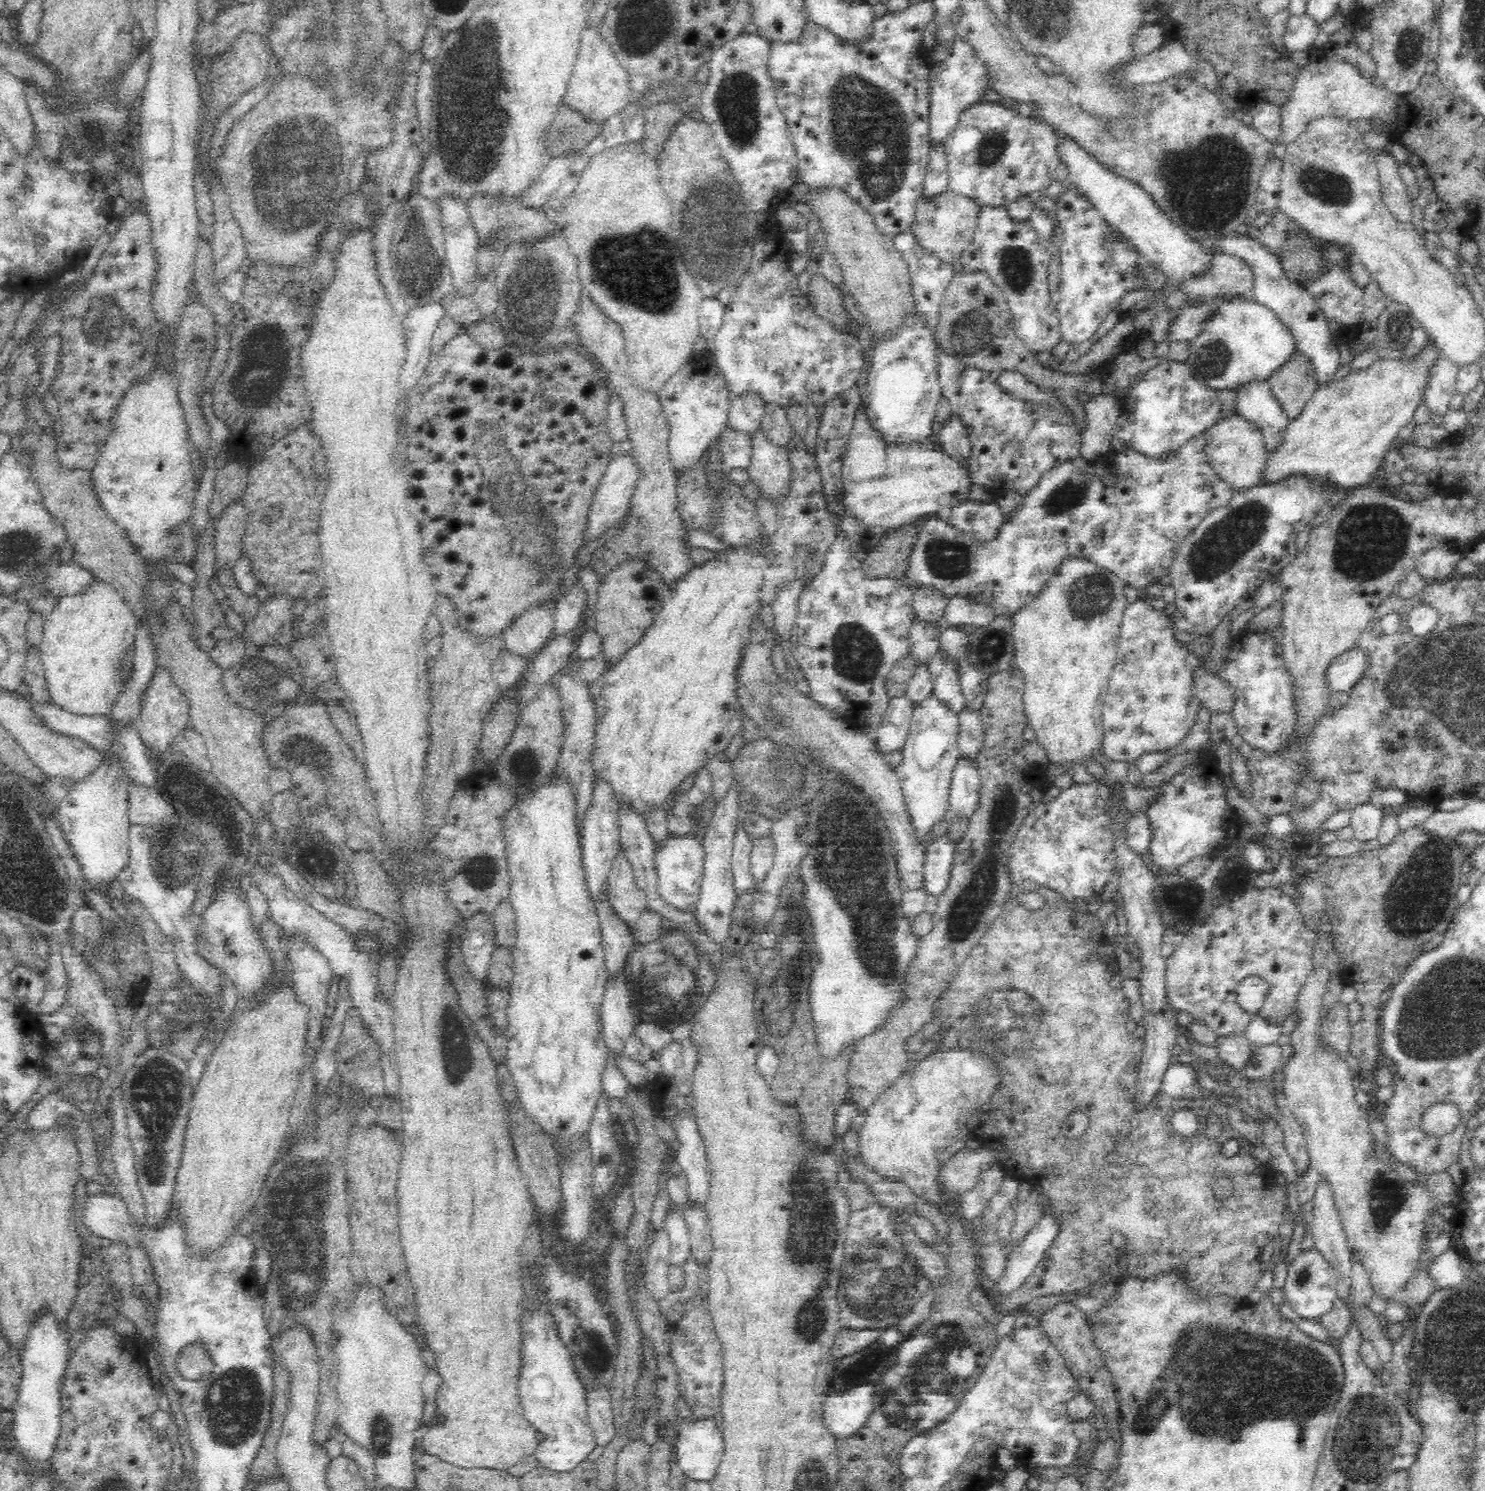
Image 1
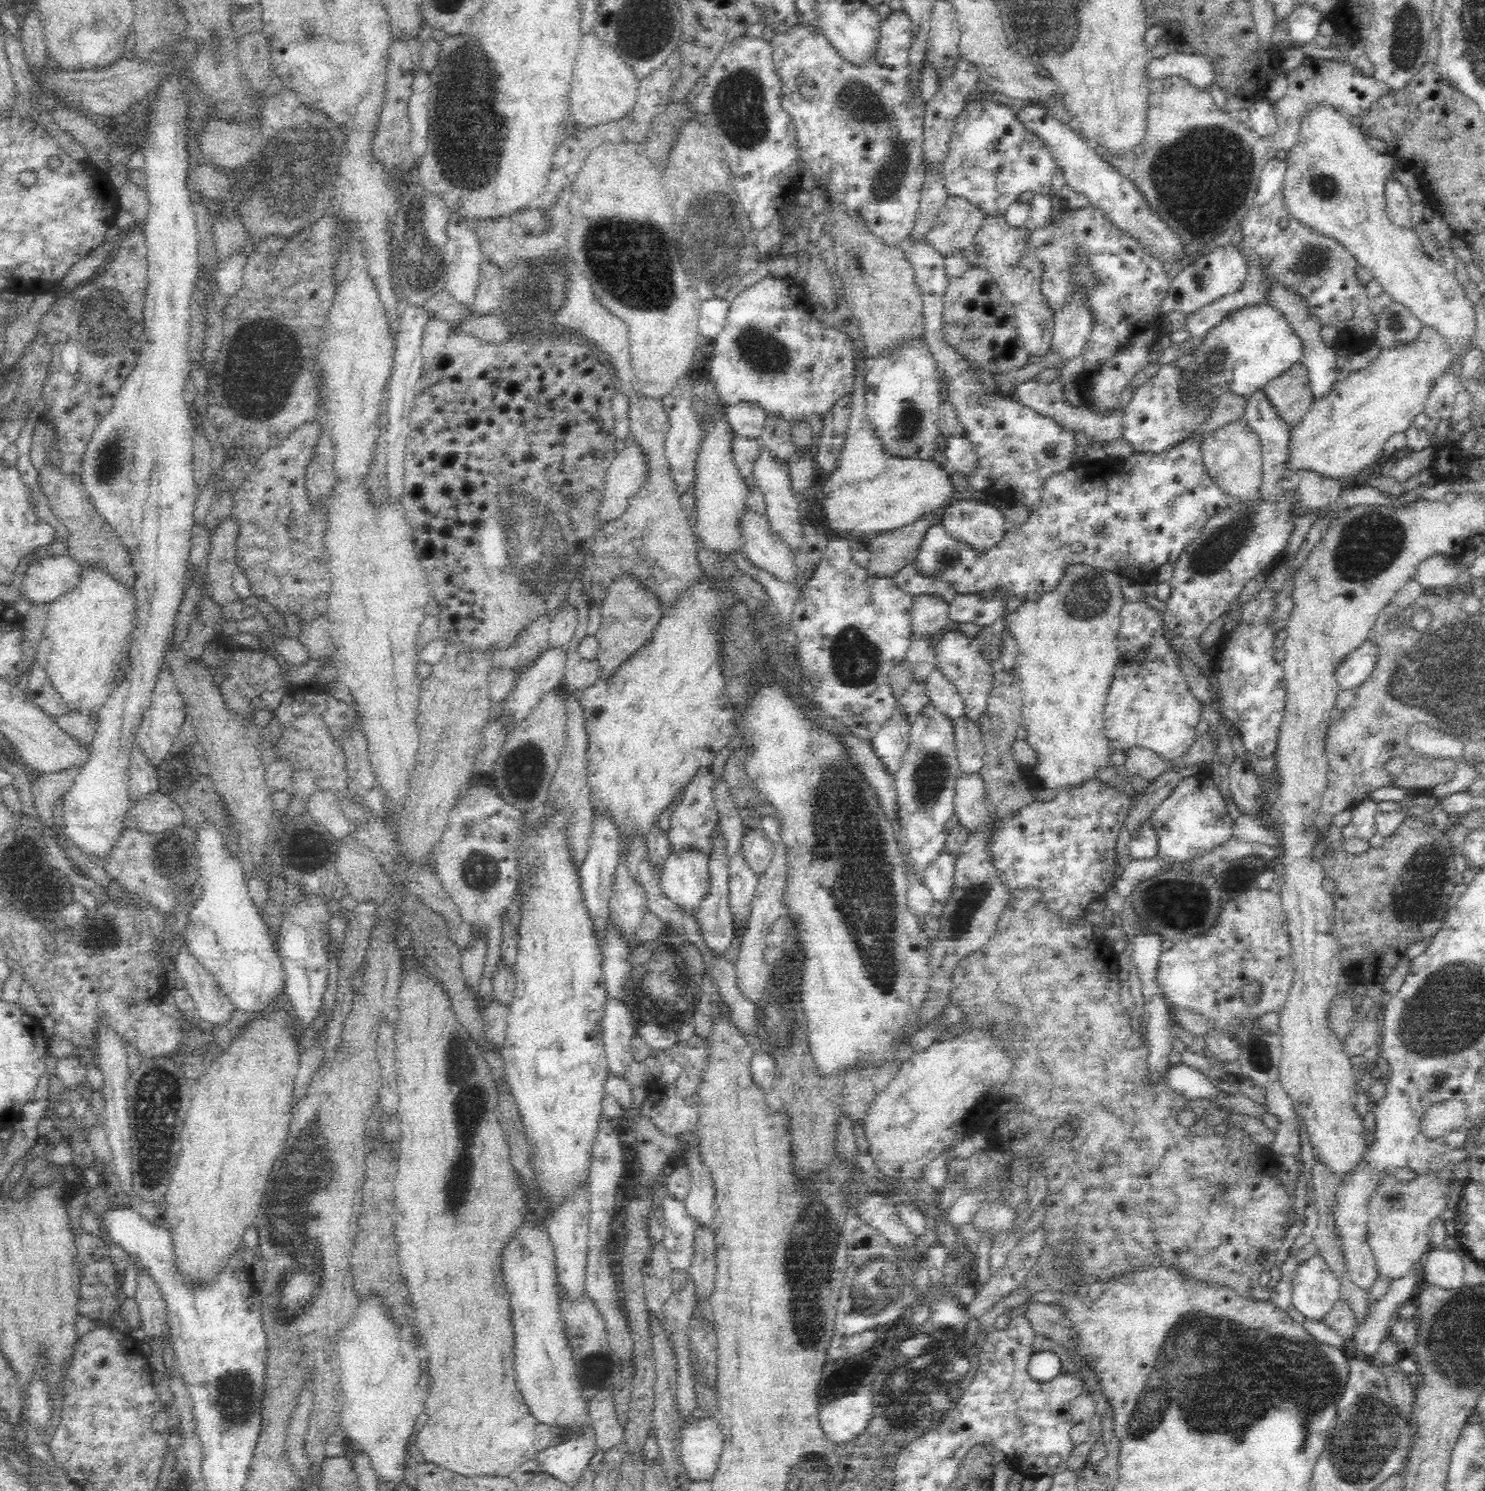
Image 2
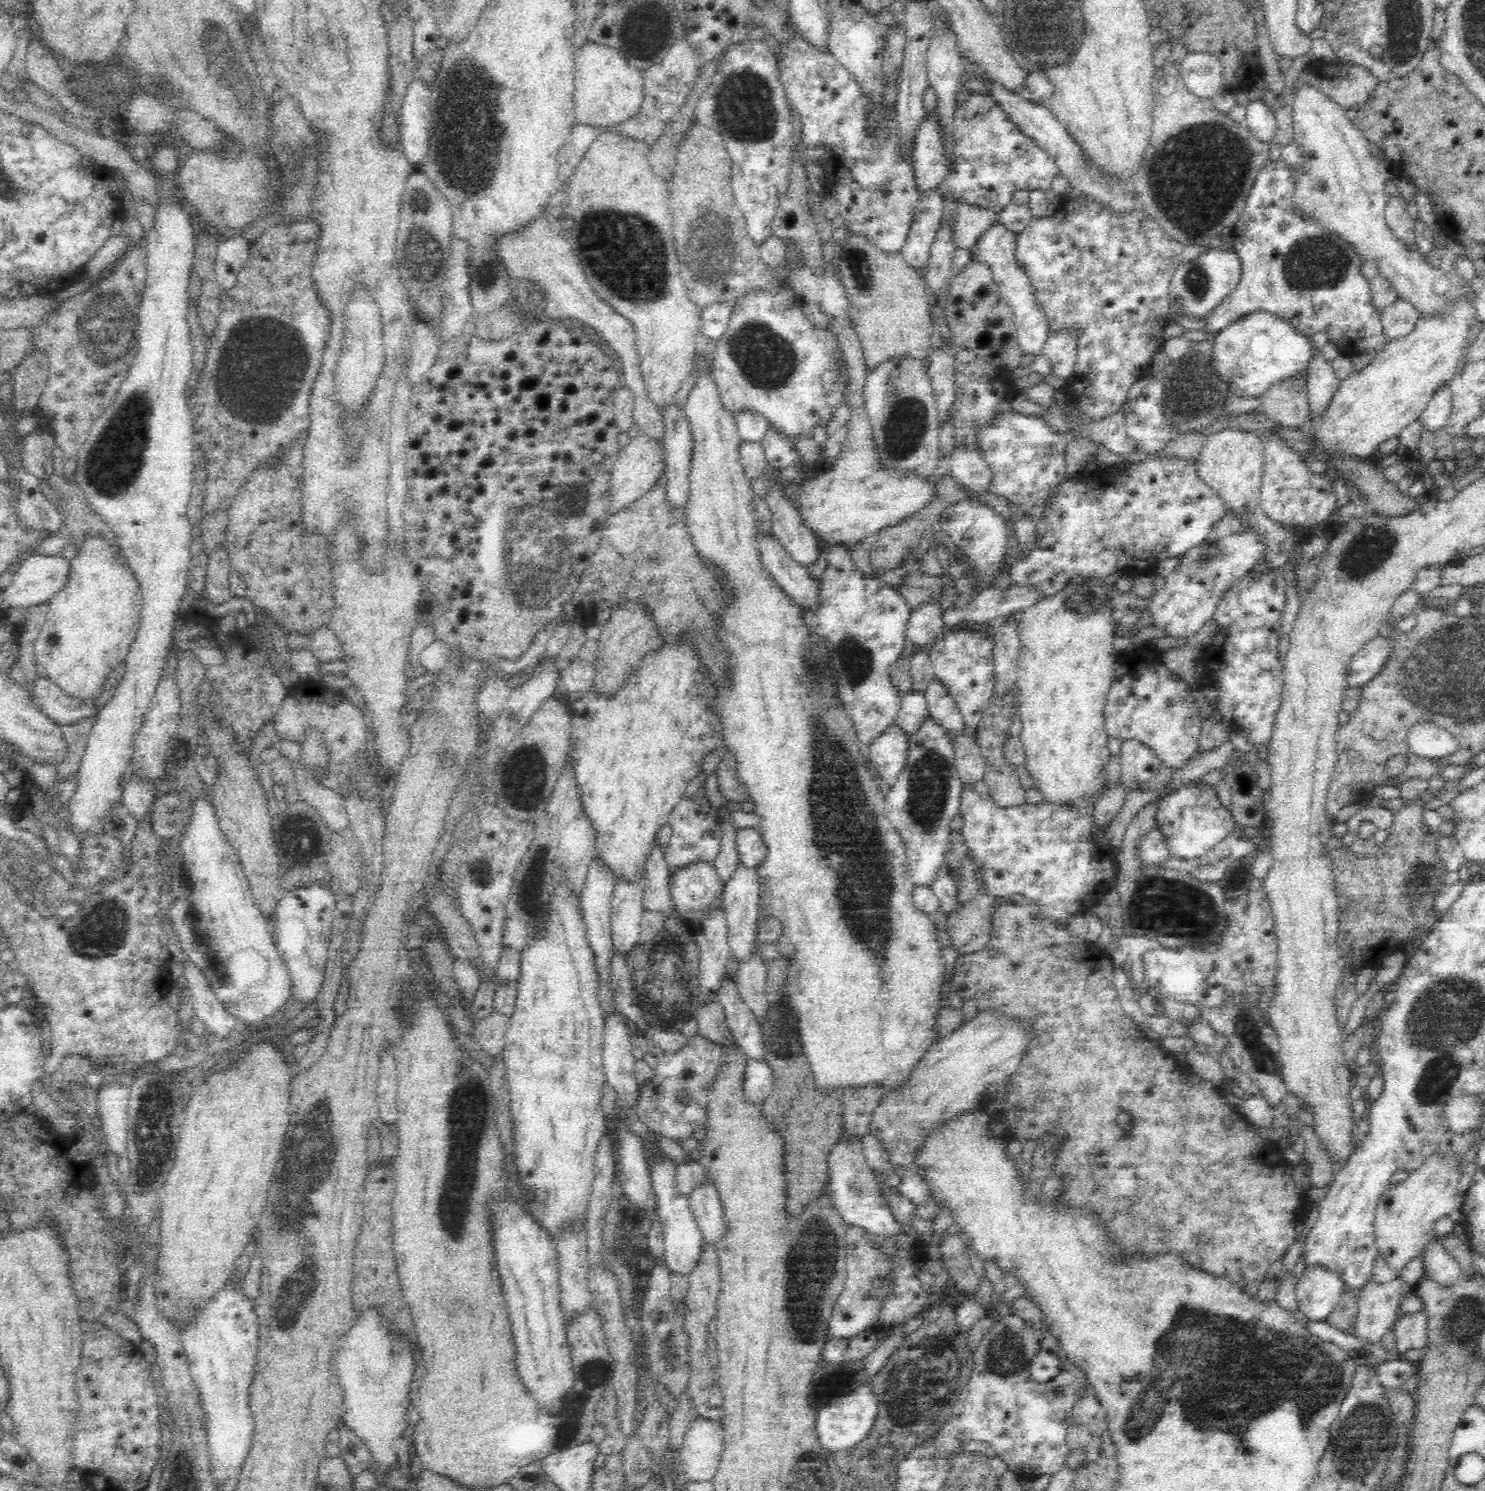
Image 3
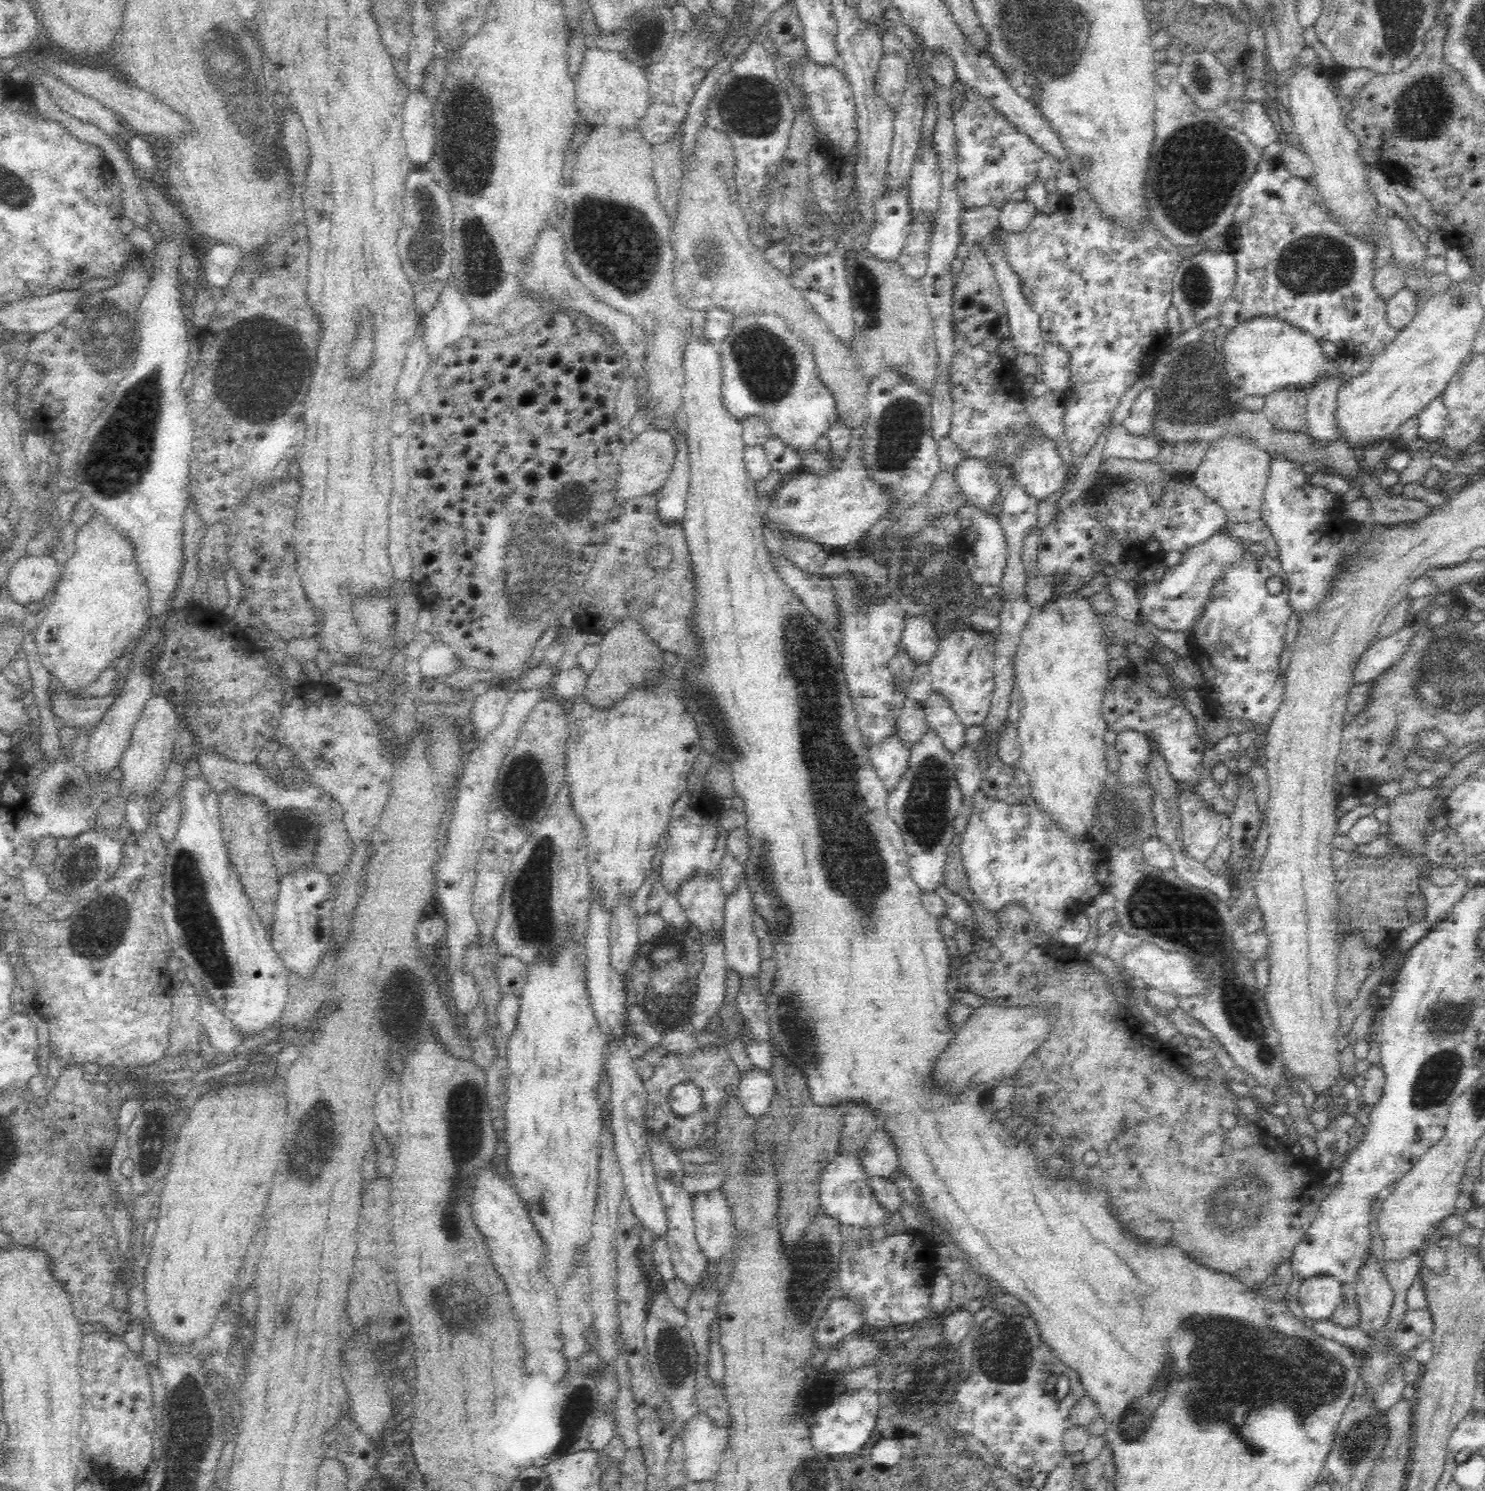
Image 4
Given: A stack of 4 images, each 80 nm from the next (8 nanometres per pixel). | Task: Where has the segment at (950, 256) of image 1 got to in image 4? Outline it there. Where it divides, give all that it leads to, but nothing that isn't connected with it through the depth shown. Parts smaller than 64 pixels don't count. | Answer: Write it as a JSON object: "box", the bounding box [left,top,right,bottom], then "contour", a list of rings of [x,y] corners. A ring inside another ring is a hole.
{"box":[959,202,1001,244],"contour":[[[996,202],[984,204],[978,207],[970,207],[961,211],[963,214],[962,224],[959,228],[962,231],[963,239],[966,244],[983,237],[999,226],[999,216],[1001,213],[1001,205]]]}

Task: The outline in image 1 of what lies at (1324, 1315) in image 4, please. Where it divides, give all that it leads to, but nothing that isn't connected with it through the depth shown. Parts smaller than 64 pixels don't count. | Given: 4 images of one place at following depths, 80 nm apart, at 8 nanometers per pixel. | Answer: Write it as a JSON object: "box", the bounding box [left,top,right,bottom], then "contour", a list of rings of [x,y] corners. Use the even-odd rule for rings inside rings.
{"box":[1284,1248,1338,1319],"contour":[[[1314,1248],[1300,1253],[1287,1268],[1284,1291],[1286,1303],[1291,1305],[1300,1317],[1319,1319],[1334,1306],[1338,1293],[1338,1274],[1330,1263]]]}

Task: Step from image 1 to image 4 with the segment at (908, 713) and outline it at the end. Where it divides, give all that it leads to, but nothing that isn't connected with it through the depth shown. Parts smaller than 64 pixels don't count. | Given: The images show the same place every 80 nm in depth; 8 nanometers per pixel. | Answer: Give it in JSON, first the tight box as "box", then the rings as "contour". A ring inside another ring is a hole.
{"box":[869,737,911,794],"contour":[[[894,737],[878,746],[869,747],[869,755],[888,794],[895,791],[909,767],[911,749]]]}

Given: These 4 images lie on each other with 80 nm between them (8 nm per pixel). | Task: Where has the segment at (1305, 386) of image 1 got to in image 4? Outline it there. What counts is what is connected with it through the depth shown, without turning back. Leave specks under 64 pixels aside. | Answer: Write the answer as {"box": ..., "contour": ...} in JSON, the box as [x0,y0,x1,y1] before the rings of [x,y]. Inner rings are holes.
{"box":[1262,389,1308,433],"contour":[[[1282,389],[1265,396],[1262,410],[1276,433],[1297,433],[1305,428],[1308,394]]]}

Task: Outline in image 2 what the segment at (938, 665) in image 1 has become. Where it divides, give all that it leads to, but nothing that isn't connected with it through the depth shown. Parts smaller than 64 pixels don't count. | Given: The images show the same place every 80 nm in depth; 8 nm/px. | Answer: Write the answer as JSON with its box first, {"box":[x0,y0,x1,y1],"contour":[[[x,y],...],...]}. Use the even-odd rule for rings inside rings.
{"box":[925,669,964,726],"contour":[[[936,669],[928,677],[925,691],[930,707],[936,709],[938,714],[944,715],[944,719],[948,719],[950,725],[955,726],[964,717],[962,699],[958,695],[958,691]]]}

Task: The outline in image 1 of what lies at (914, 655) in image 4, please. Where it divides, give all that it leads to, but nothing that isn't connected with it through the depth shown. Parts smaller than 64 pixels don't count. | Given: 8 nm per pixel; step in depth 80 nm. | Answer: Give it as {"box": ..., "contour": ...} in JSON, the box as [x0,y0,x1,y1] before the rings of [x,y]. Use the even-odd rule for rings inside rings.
{"box":[912,586,948,627],"contour":[[[924,586],[917,590],[912,596],[913,622],[944,627],[948,601],[948,596],[934,587]]]}

